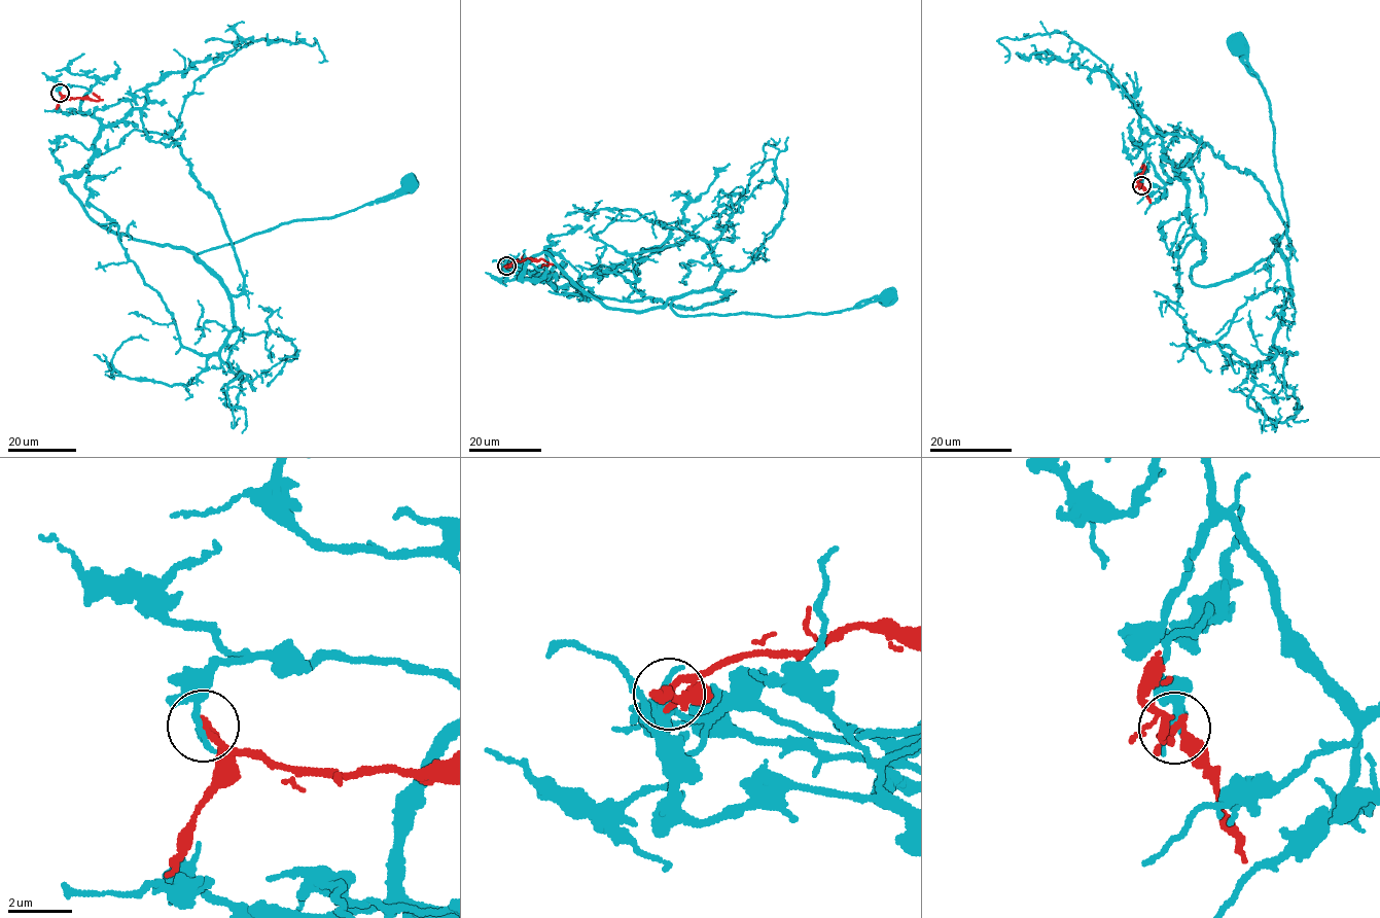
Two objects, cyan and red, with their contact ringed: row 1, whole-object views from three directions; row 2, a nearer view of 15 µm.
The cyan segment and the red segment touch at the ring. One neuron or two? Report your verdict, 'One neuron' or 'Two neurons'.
Two neurons

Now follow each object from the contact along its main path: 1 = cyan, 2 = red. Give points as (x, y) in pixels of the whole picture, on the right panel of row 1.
1: (1140, 185), (1146, 159), (1188, 190), (1203, 243), (1192, 282), (1278, 244), (1274, 127), (1237, 44)
2: (1140, 185), (1137, 181), (1143, 165)

